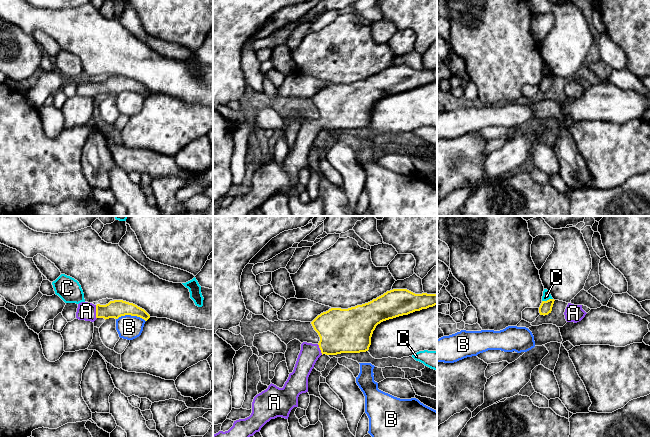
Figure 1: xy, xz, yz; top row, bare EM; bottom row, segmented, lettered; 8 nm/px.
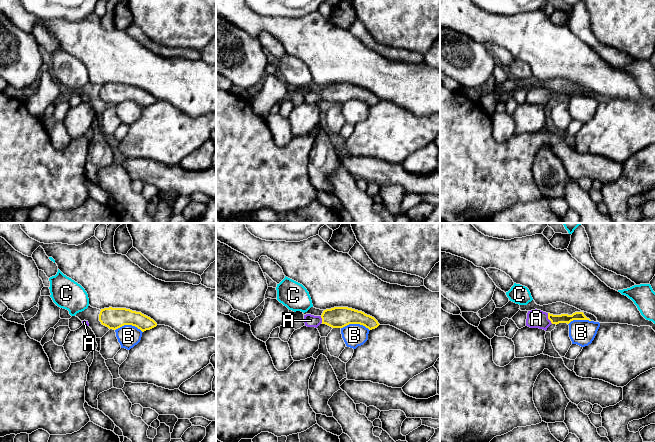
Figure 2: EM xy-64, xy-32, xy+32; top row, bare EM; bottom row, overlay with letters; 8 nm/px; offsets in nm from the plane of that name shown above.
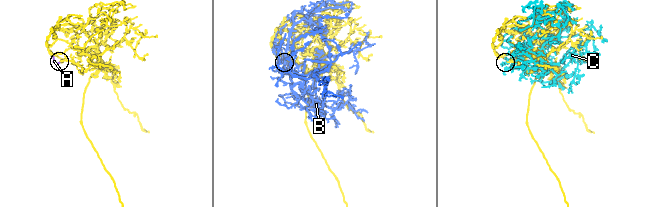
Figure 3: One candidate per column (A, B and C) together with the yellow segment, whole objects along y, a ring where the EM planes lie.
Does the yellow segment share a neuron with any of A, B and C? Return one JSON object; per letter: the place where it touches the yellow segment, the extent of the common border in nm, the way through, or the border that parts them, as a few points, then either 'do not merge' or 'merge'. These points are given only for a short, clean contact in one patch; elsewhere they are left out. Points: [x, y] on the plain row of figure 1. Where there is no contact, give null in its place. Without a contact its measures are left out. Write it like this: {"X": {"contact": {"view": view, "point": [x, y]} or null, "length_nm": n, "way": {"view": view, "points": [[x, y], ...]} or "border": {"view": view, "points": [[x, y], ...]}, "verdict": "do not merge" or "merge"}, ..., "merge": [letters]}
{"A": {"contact": {"view": "xy", "point": [96, 88]}, "length_nm": 110, "way": {"view": "xy", "points": [[114, 85], [96, 88], [86, 87]]}, "verdict": "merge"}, "B": {"contact": {"view": "xy", "point": [131, 91]}, "length_nm": 240, "border": {"view": "xy", "points": [[116, 94], [122, 91], [136, 91], [145, 97]]}, "verdict": "do not merge"}, "C": {"contact": {"view": "yz", "point": [547, 76]}, "length_nm": 90, "border": {"view": "yz", "points": [[552, 74], [542, 77]]}, "verdict": "do not merge"}, "merge": ["A"]}

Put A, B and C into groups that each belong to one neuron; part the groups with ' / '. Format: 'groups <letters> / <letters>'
groups A / B / C

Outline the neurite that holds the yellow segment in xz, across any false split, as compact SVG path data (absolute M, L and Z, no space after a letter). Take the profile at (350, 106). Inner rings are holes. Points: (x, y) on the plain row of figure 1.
M393 65L365 80L321 89L311 98L320 113L319 119L301 120L294 146L284 162L279 164L271 159L254 173L249 193L234 197L228 207L214 210L213 216L247 216L271 195L288 195L291 186L298 183L299 171L308 168L308 153L321 131L366 128L378 100L435 81L437 70Z

